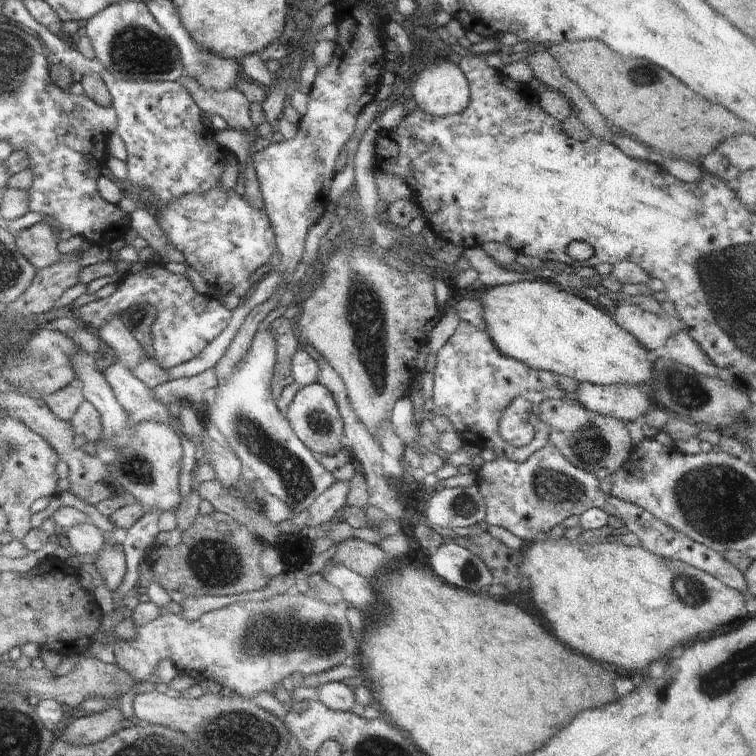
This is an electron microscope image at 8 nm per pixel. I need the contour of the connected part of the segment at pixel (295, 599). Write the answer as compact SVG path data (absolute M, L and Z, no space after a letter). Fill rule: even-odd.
M292 590L288 594L276 594L268 600L232 602L222 609L203 614L198 620L186 620L182 614L163 612L148 624L135 624L134 640L116 642L112 646L115 665L125 668L132 680L144 682L157 670L160 660L170 660L180 674L198 681L214 680L222 686L228 686L233 694L244 700L253 700L258 692L272 693L285 676L318 674L342 664L349 655L344 645L352 634L352 626L346 616L348 608L347 602L326 604L312 598L311 592L301 594Z

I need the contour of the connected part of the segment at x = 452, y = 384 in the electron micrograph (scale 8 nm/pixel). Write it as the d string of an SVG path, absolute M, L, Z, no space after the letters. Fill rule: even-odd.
M478 298L462 299L452 304L458 314L456 332L437 352L434 366L432 402L434 413L446 416L456 434L465 443L482 447L484 440L496 432L498 420L512 400L524 398L533 406L544 399L565 399L569 394L560 388L553 372L533 369L523 362L504 356L486 334L482 302Z

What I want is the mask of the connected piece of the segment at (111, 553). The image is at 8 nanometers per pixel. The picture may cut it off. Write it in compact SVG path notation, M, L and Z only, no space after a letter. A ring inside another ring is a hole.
M104 541L95 562L98 574L104 578L105 586L115 591L126 574L126 561L124 548L118 544L108 544Z

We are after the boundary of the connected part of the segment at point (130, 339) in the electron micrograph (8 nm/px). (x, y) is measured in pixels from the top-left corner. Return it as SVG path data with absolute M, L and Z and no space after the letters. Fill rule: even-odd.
M112 316L100 326L98 336L113 350L116 360L124 363L128 370L148 360L144 348L124 326L121 316Z

